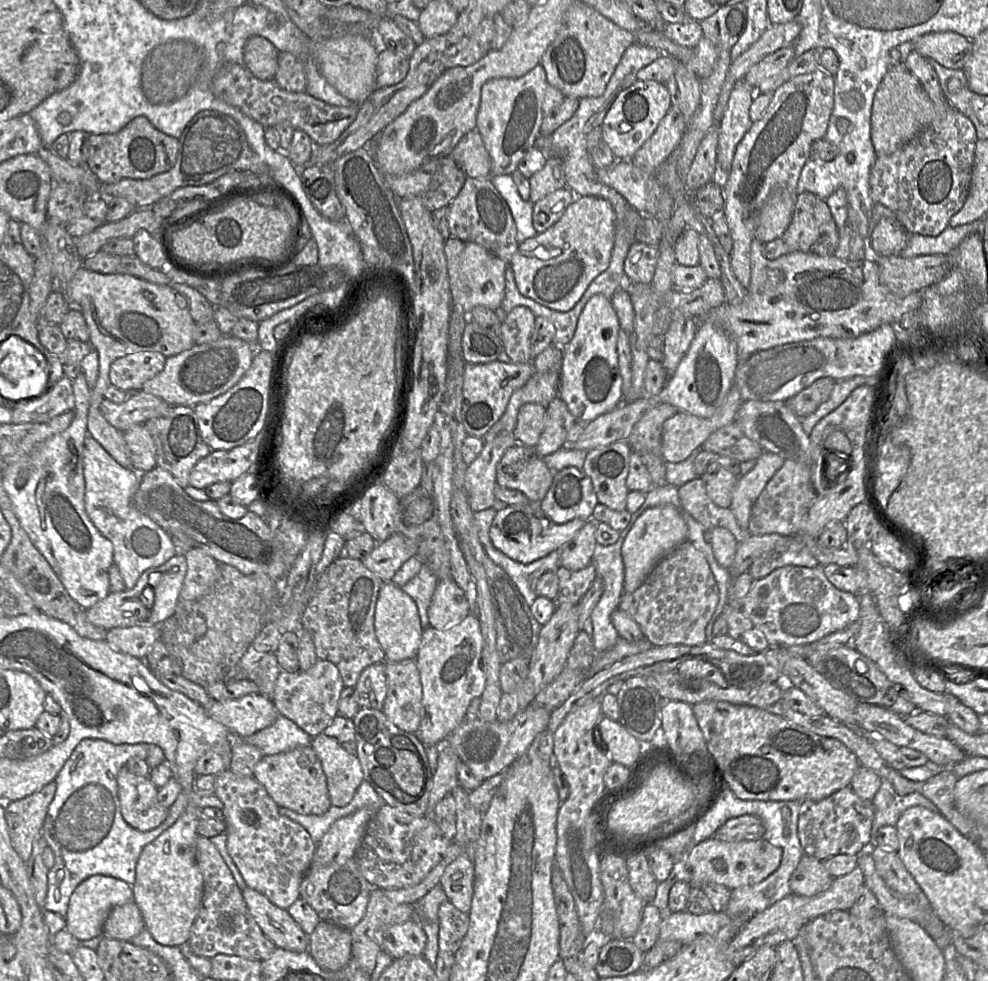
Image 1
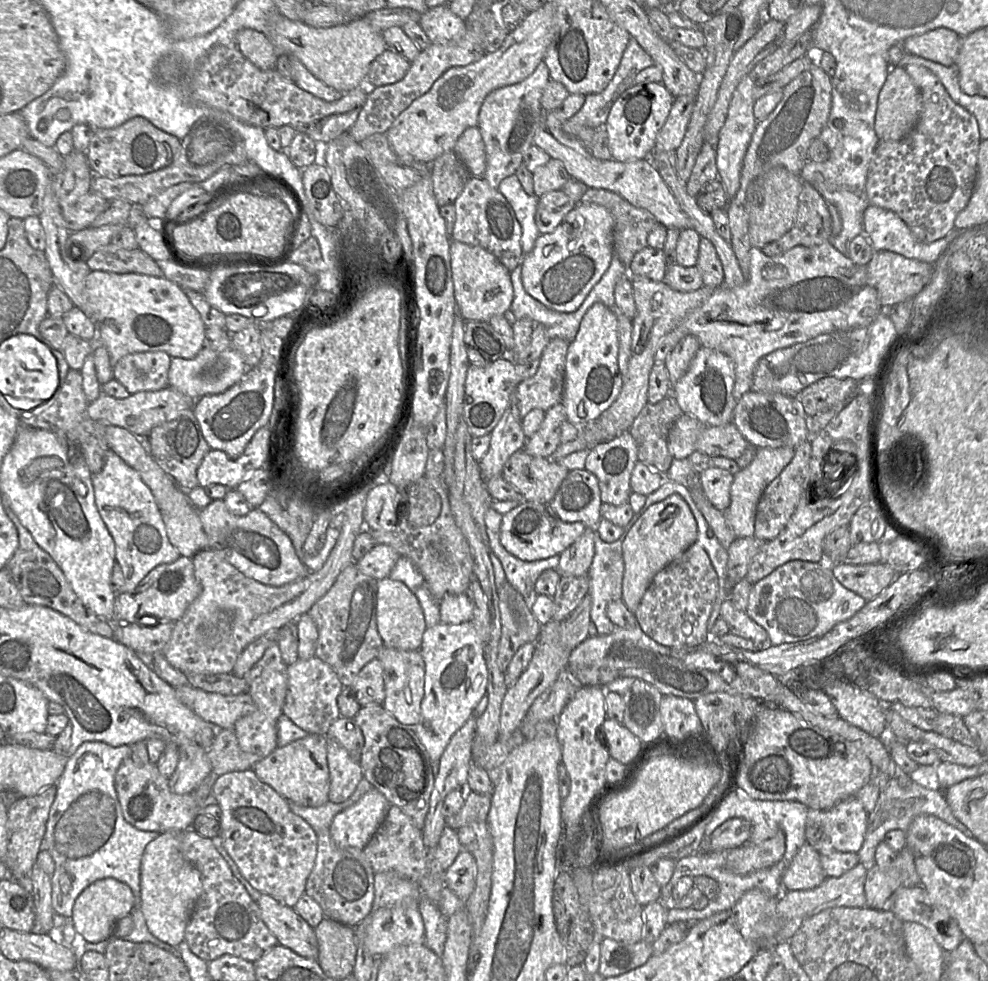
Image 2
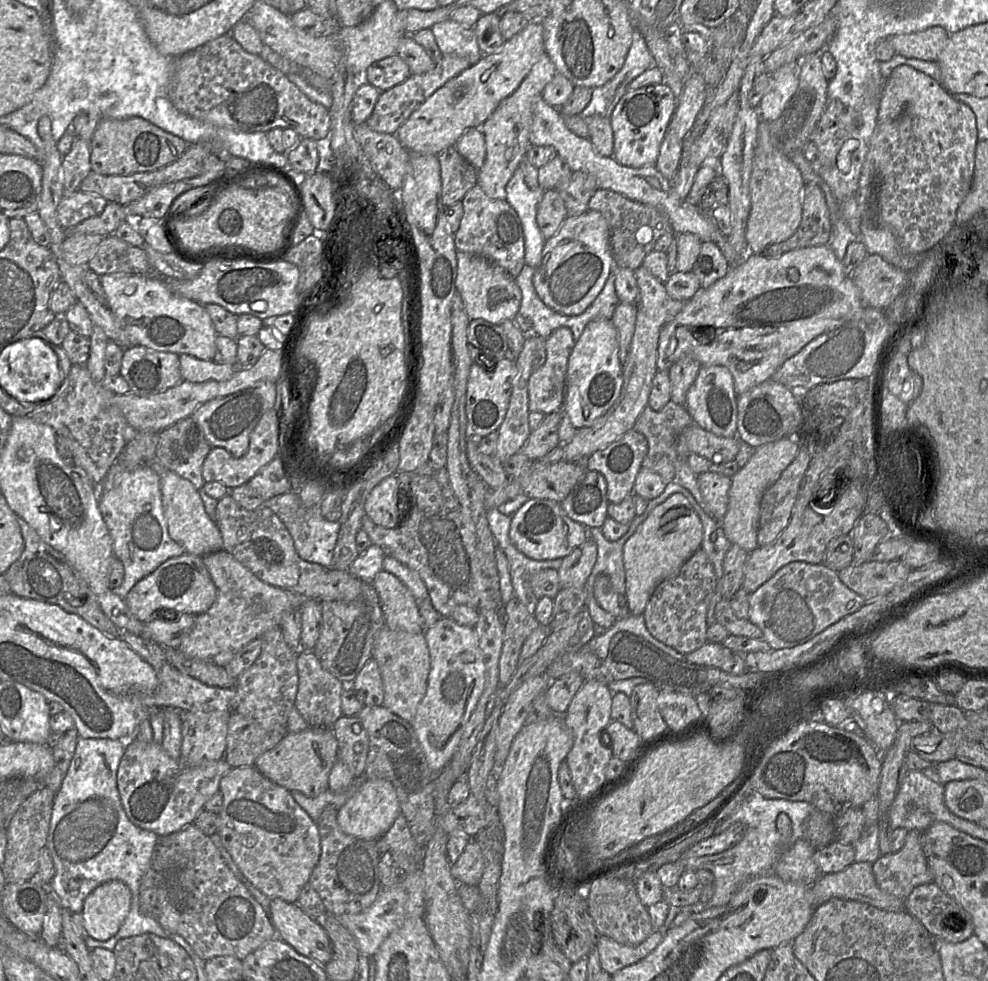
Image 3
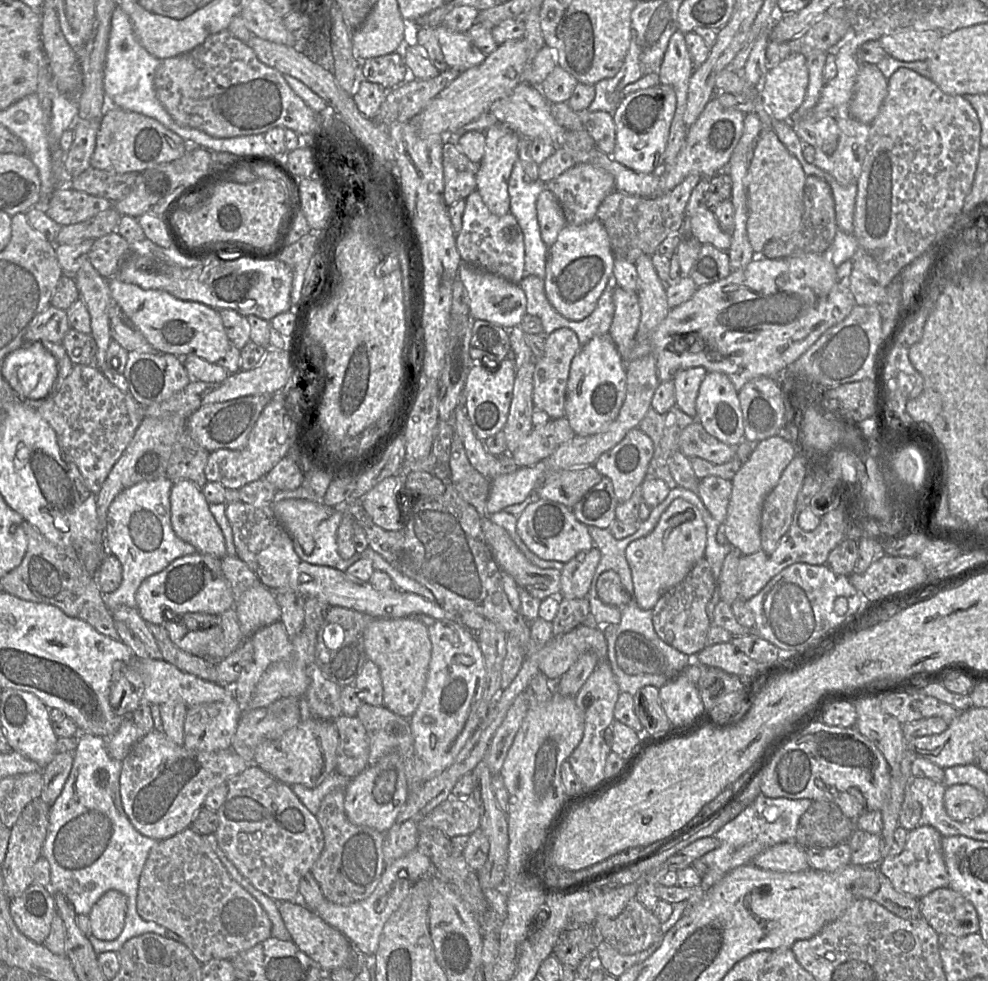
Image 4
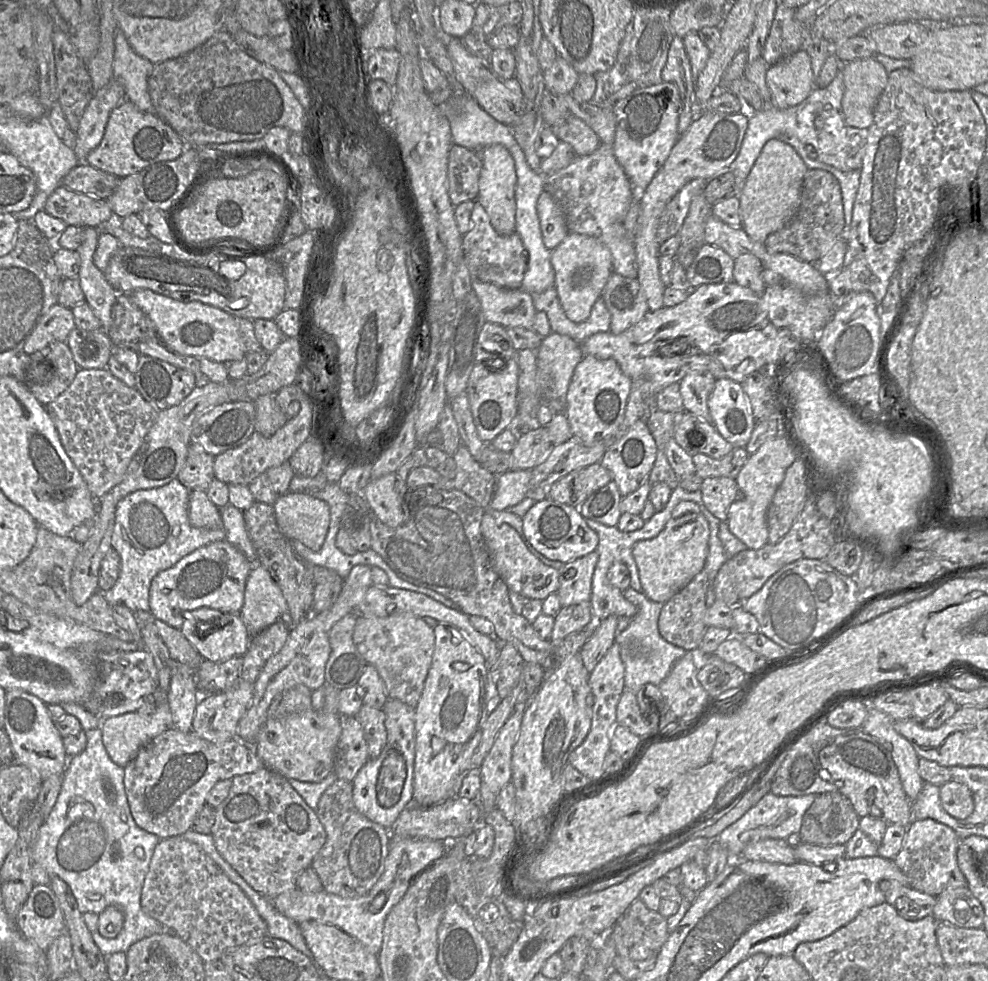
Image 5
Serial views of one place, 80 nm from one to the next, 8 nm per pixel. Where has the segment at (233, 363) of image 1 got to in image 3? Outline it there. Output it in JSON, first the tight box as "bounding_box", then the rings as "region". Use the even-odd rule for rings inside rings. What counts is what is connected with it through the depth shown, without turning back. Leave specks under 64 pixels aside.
{"bounding_box":[180,354,237,382],"region":[[[180,354],[182,379],[190,382],[226,381],[237,371],[237,364],[218,364],[214,360],[202,360],[188,354]]]}

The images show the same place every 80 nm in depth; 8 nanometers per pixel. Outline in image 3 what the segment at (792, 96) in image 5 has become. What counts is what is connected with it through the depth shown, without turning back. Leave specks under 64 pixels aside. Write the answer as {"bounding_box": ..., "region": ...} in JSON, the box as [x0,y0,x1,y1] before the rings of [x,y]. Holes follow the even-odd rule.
{"bounding_box":[757,63,800,122],"region":[[[800,63],[785,64],[771,75],[774,79],[774,86],[762,97],[757,107],[760,120],[769,122],[780,117],[786,104],[796,92],[799,84]]]}

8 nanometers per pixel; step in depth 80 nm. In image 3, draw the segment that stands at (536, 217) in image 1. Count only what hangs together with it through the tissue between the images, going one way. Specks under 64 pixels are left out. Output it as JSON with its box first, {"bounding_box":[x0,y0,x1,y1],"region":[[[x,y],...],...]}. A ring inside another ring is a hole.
{"bounding_box":[536,190,568,239],"region":[[[545,190],[536,215],[536,222],[544,239],[553,237],[566,217],[568,217],[567,210],[558,191]]]}

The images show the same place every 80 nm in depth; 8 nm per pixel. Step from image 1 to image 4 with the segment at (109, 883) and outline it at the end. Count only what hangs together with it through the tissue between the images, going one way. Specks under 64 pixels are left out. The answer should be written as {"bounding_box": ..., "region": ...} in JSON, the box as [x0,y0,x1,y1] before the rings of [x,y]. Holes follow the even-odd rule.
{"bounding_box":[88,890,127,941],"region":[[[108,890],[93,905],[88,914],[93,936],[113,941],[122,932],[127,913],[127,898],[118,890]]]}

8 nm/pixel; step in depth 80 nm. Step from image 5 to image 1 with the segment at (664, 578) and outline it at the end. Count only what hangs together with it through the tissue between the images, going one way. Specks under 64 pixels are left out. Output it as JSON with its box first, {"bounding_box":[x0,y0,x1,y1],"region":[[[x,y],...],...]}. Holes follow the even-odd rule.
{"bounding_box":[621,504,688,592],"region":[[[666,504],[645,510],[627,534],[621,548],[625,568],[624,592],[637,590],[658,562],[686,542],[687,537],[688,526],[674,506]]]}

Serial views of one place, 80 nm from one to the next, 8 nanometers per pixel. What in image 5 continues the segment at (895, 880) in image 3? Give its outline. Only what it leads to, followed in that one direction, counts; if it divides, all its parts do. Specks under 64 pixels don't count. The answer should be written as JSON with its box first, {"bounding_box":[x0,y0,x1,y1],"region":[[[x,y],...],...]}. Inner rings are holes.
{"bounding_box":[892,819,967,896],"region":[[[932,819],[911,822],[907,827],[903,846],[892,859],[906,876],[908,887],[931,896],[947,889],[967,887],[967,881],[957,864],[957,851],[961,839],[950,827]]]}

